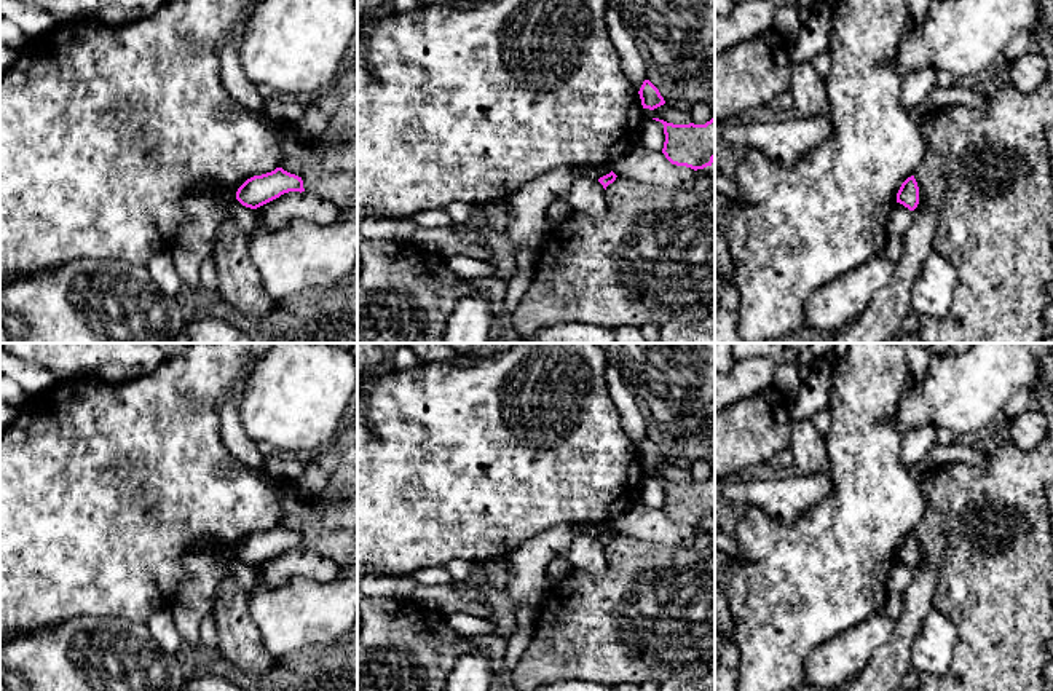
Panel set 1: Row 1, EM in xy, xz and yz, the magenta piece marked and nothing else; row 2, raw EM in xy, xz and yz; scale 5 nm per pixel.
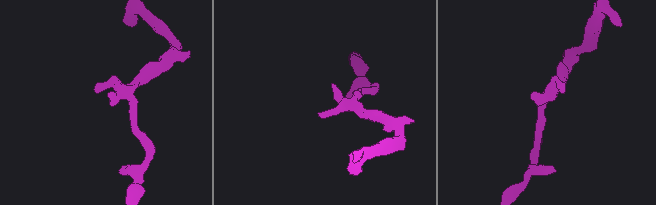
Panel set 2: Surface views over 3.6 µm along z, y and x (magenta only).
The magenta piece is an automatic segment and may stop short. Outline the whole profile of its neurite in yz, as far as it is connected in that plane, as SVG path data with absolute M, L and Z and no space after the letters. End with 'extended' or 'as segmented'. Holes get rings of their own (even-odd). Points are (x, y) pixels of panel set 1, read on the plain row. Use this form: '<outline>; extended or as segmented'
M914 533L908 535L898 551L897 551L897 560L903 562L909 568L914 568L919 562L919 544L914 536Z; as segmented

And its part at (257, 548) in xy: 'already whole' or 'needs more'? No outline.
already whole

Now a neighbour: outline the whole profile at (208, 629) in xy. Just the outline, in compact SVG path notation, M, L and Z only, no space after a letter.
M206 616L199 624L201 645L209 650L217 650L217 627L212 616Z

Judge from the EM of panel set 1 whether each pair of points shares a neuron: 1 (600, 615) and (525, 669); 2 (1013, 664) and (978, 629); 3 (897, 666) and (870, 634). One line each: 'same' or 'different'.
1: same
2: same
3: different

